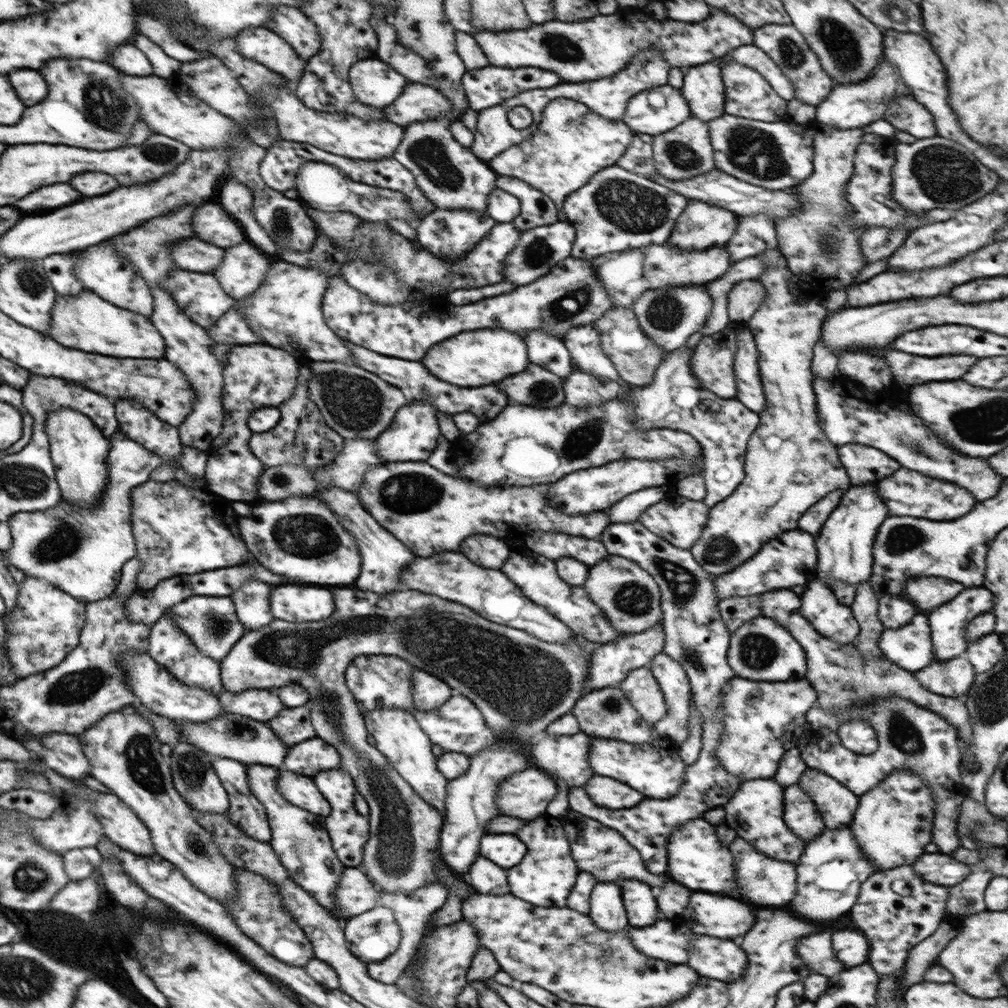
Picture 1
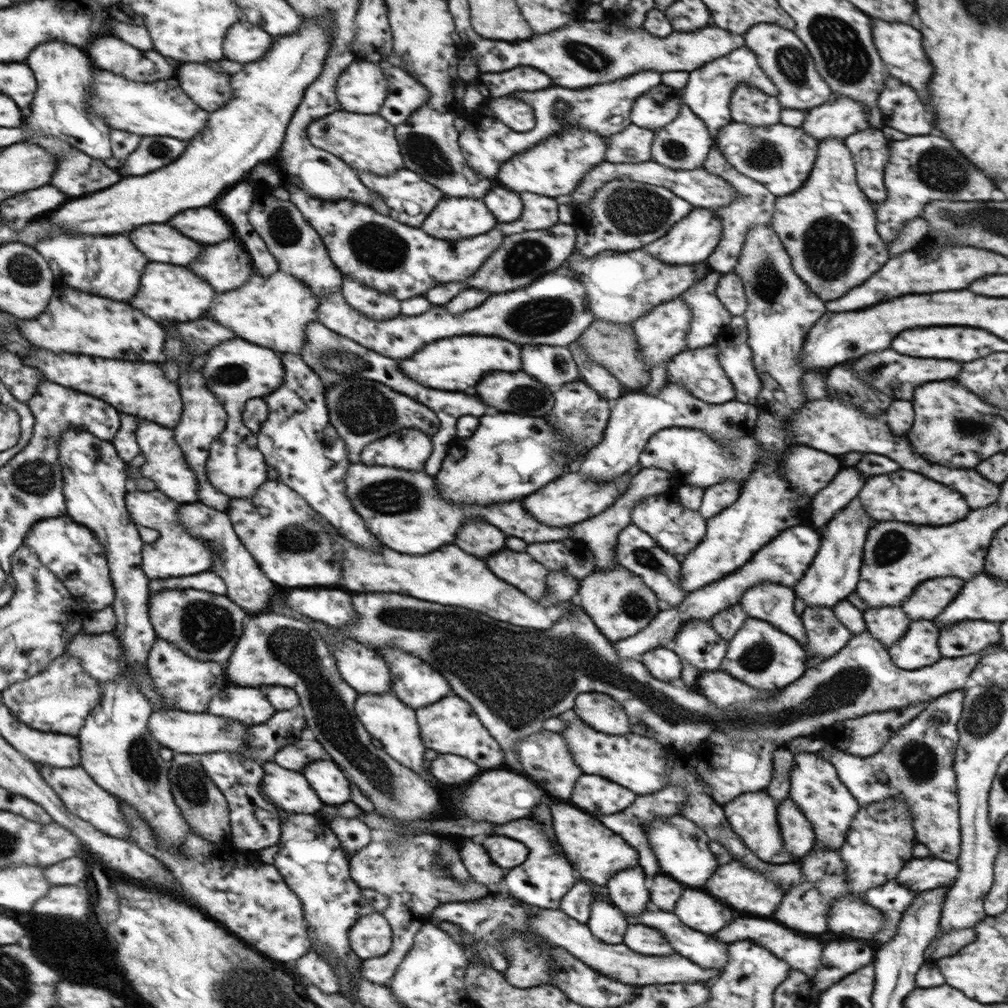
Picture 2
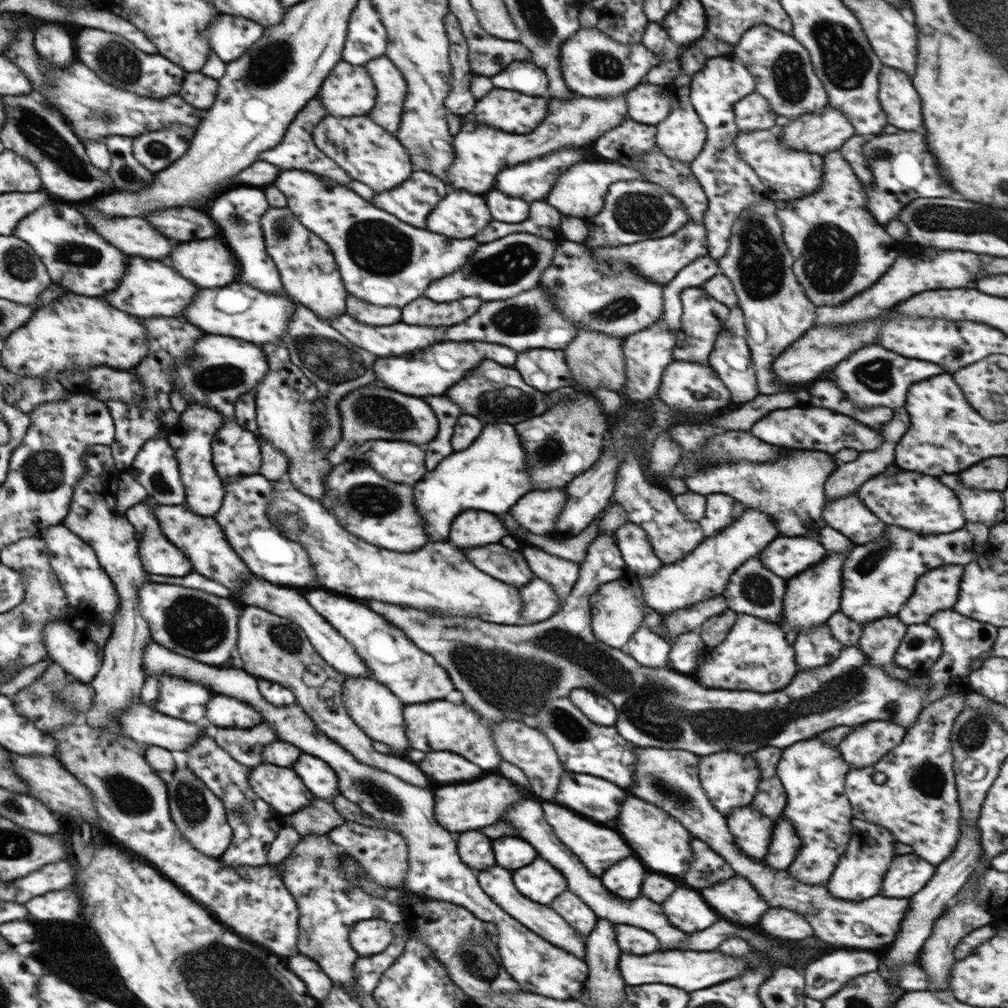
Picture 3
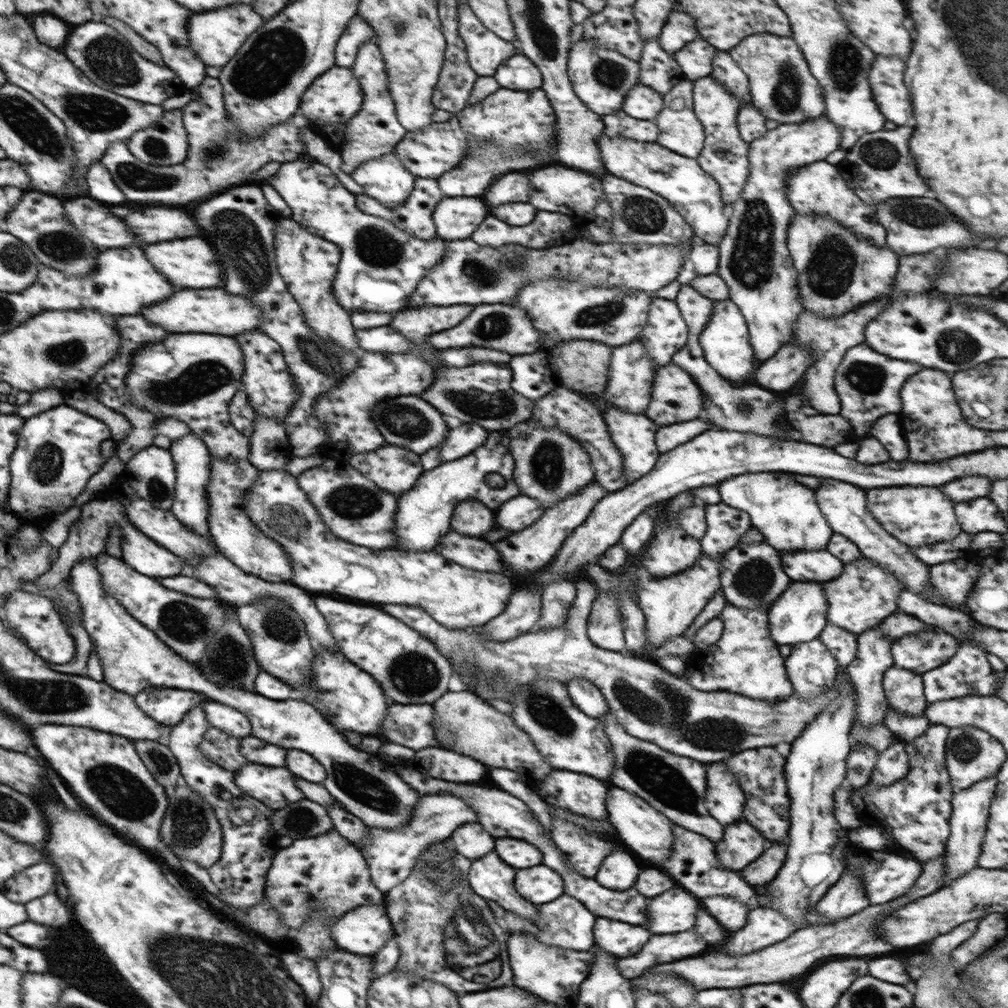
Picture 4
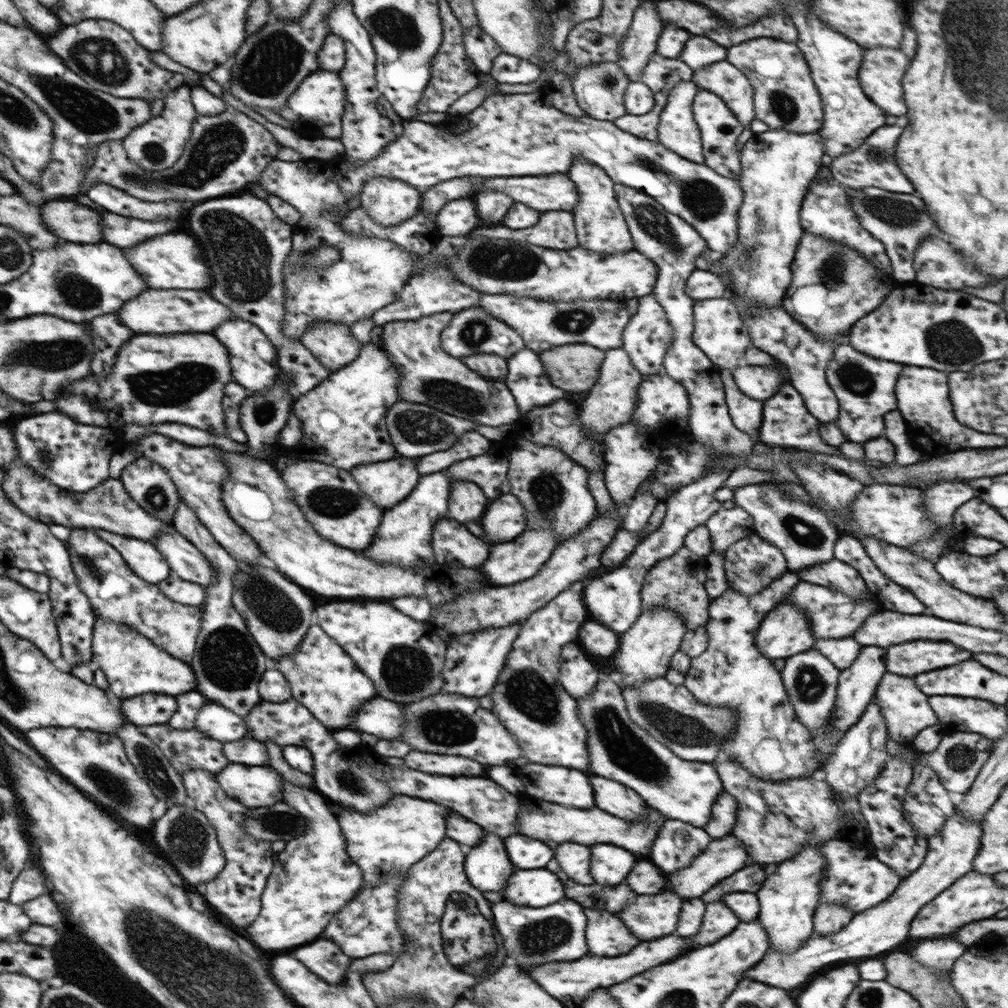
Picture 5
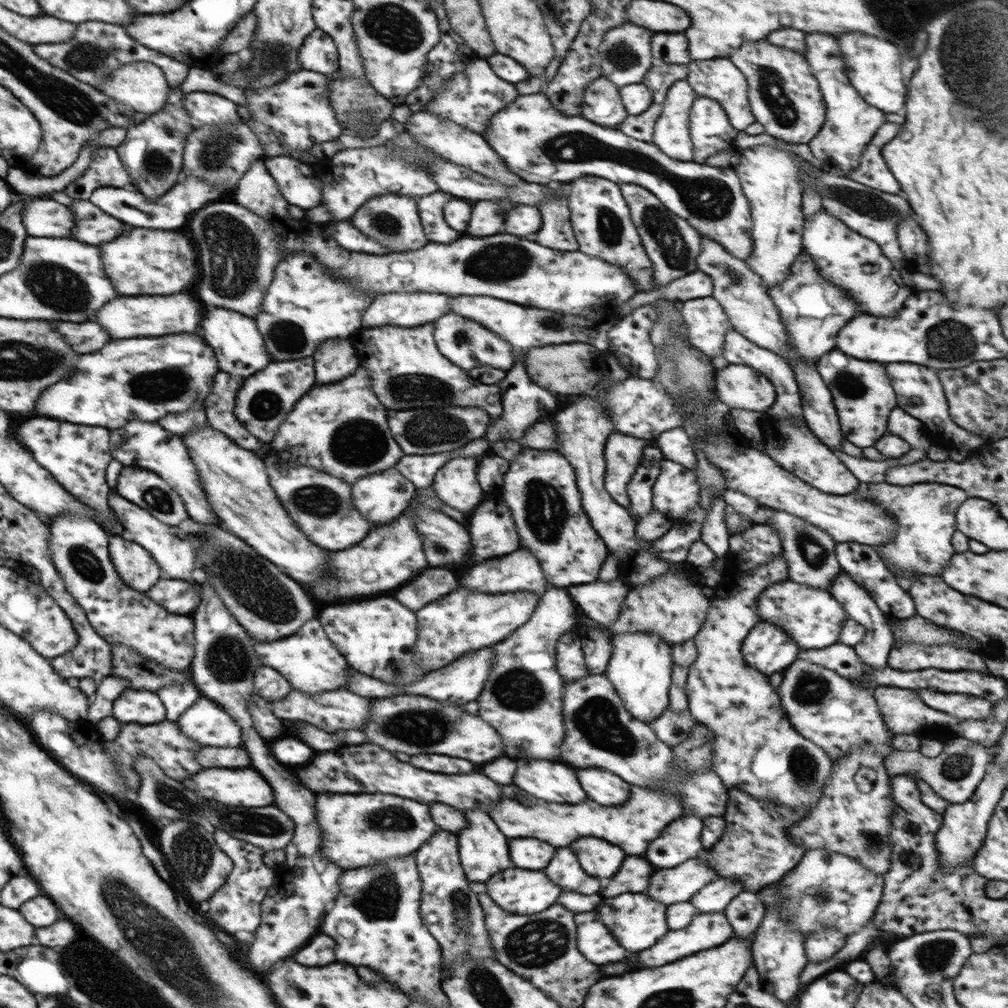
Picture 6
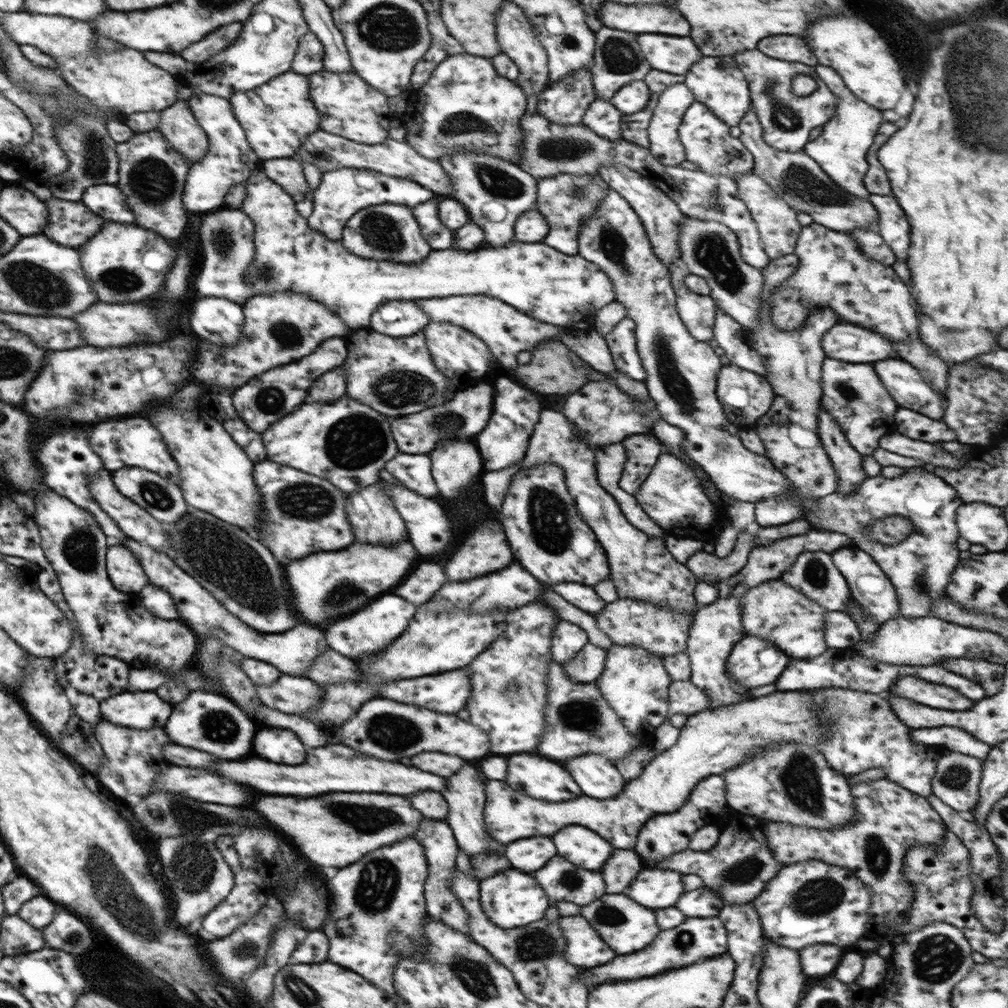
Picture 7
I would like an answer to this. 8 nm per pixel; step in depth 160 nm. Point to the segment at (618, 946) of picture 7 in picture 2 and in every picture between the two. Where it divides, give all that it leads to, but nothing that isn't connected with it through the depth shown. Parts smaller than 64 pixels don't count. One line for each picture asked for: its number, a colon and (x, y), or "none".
2: (698, 910)
3: (686, 909)
4: (674, 911)
5: (659, 912)
6: (638, 921)

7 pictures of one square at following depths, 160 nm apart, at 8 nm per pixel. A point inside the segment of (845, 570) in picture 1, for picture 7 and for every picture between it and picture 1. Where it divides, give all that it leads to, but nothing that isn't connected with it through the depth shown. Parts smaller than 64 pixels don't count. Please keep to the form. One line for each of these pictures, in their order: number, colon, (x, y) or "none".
2: (833, 575)
3: (810, 599)
4: (799, 614)
5: (785, 631)
6: (767, 648)
7: (754, 661)

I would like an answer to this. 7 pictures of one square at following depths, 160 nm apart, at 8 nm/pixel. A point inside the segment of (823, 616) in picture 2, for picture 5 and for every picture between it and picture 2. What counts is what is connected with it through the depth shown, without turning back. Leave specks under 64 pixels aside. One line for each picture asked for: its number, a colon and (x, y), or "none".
3: (814, 647)
4: (811, 667)
5: (811, 680)

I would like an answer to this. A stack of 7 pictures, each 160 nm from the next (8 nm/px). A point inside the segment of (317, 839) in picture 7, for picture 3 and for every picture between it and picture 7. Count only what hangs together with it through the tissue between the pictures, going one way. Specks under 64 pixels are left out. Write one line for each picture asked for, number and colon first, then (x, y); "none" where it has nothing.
3: (458, 809)
4: (391, 855)
5: (389, 839)
6: (363, 829)

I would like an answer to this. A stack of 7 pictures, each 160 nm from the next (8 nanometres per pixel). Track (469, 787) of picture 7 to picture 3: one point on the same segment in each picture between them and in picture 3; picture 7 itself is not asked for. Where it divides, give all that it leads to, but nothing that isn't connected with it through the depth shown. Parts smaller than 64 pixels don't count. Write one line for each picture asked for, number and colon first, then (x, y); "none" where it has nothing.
3: (496, 882)
4: (489, 877)
5: (487, 867)
6: (482, 849)

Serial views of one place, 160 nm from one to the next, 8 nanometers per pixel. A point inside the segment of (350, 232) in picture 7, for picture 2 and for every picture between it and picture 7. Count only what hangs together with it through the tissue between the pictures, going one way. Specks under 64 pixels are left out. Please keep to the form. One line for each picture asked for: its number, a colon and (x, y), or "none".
2: (366, 142)
3: (368, 153)
4: (385, 179)
5: (388, 201)
6: (393, 220)

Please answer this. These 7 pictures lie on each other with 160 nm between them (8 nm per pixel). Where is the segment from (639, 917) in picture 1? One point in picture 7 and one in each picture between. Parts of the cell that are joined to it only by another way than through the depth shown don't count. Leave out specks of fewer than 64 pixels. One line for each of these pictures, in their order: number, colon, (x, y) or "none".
2: (627, 889)
3: (623, 879)
4: (618, 872)
5: (609, 865)
6: (600, 858)
7: (581, 846)

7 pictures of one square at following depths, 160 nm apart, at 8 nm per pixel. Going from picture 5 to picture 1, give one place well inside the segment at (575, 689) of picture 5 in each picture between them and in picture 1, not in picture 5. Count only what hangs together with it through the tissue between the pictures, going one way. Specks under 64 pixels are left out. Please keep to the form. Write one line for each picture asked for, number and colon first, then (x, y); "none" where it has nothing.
1: (607, 713)
2: (600, 712)
3: (597, 708)
4: (585, 695)

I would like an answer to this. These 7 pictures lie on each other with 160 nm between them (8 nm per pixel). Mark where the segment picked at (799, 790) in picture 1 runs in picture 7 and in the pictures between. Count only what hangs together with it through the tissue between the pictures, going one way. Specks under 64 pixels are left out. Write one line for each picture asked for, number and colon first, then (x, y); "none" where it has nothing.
2: (798, 837)
3: (785, 844)
4: (765, 868)
5: (749, 879)
6: (714, 897)
7: (702, 903)

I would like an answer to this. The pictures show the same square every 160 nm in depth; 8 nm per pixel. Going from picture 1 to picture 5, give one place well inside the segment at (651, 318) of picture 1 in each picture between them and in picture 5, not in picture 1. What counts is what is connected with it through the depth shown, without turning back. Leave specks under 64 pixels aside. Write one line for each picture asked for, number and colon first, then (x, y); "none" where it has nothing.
2: (661, 333)
3: (647, 353)
4: (631, 373)
5: (611, 402)

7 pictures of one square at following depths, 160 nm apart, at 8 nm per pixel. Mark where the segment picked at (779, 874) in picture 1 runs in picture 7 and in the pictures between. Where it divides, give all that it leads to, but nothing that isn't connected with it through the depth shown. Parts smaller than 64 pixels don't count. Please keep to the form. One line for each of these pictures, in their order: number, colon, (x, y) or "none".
2: (744, 889)
3: (735, 898)
4: (733, 915)
5: (719, 921)
6: (707, 930)
7: (696, 939)

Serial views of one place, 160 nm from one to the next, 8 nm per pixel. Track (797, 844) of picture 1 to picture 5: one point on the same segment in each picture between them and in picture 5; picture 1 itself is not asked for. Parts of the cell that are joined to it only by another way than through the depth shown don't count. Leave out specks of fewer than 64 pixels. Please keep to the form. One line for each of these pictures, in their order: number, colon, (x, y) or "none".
2: (752, 816)
3: (753, 831)
4: (742, 844)
5: (723, 857)

